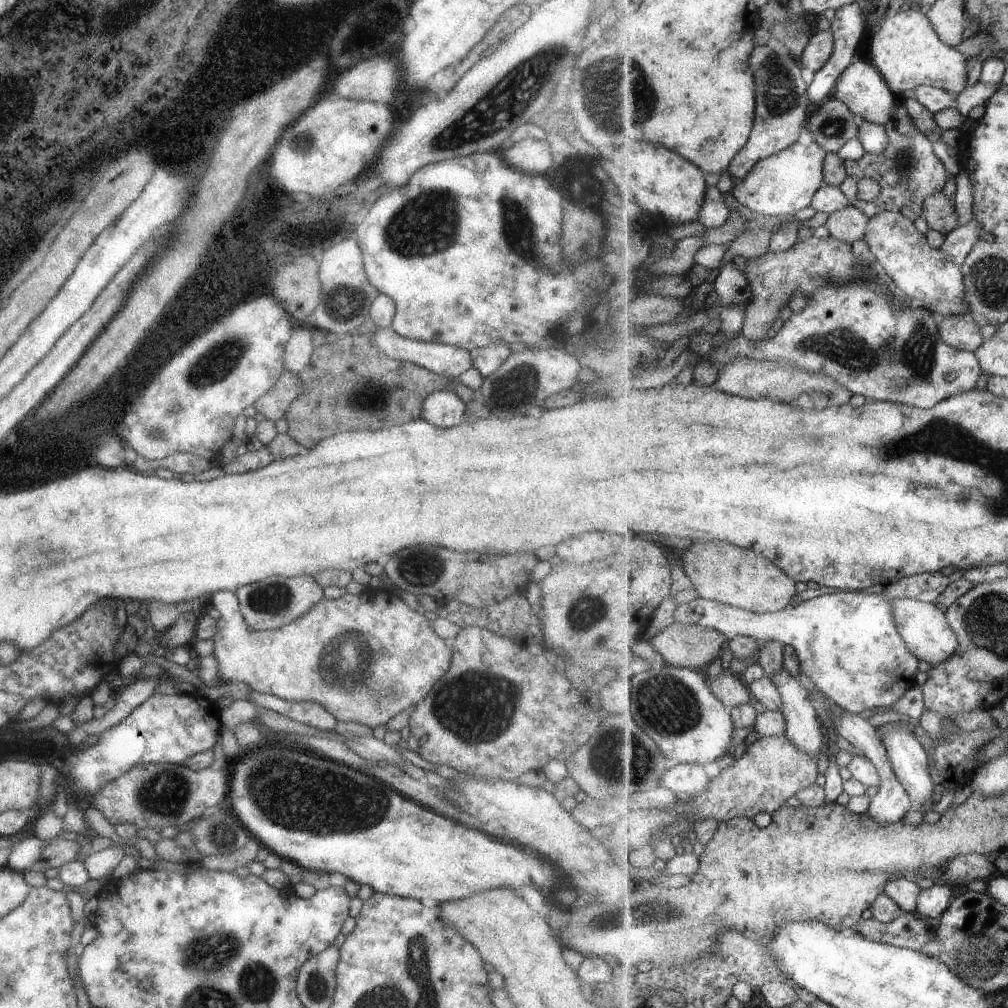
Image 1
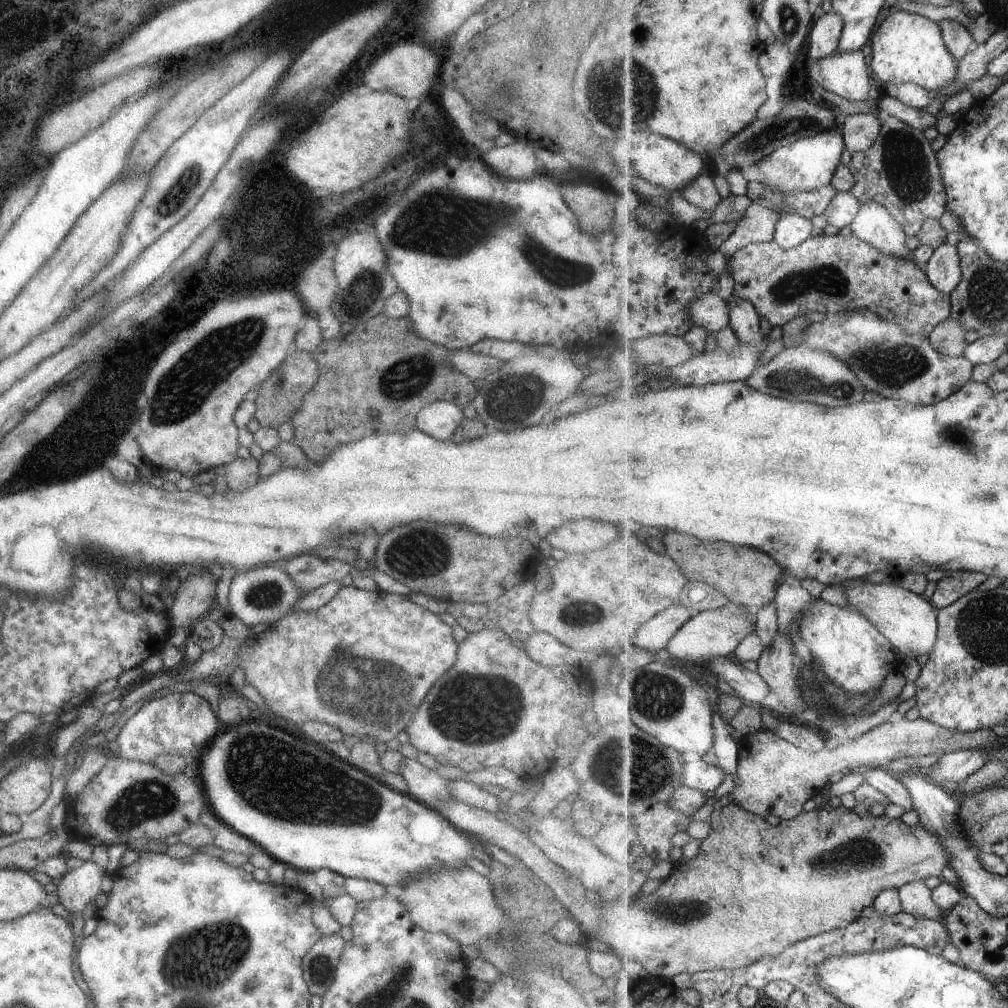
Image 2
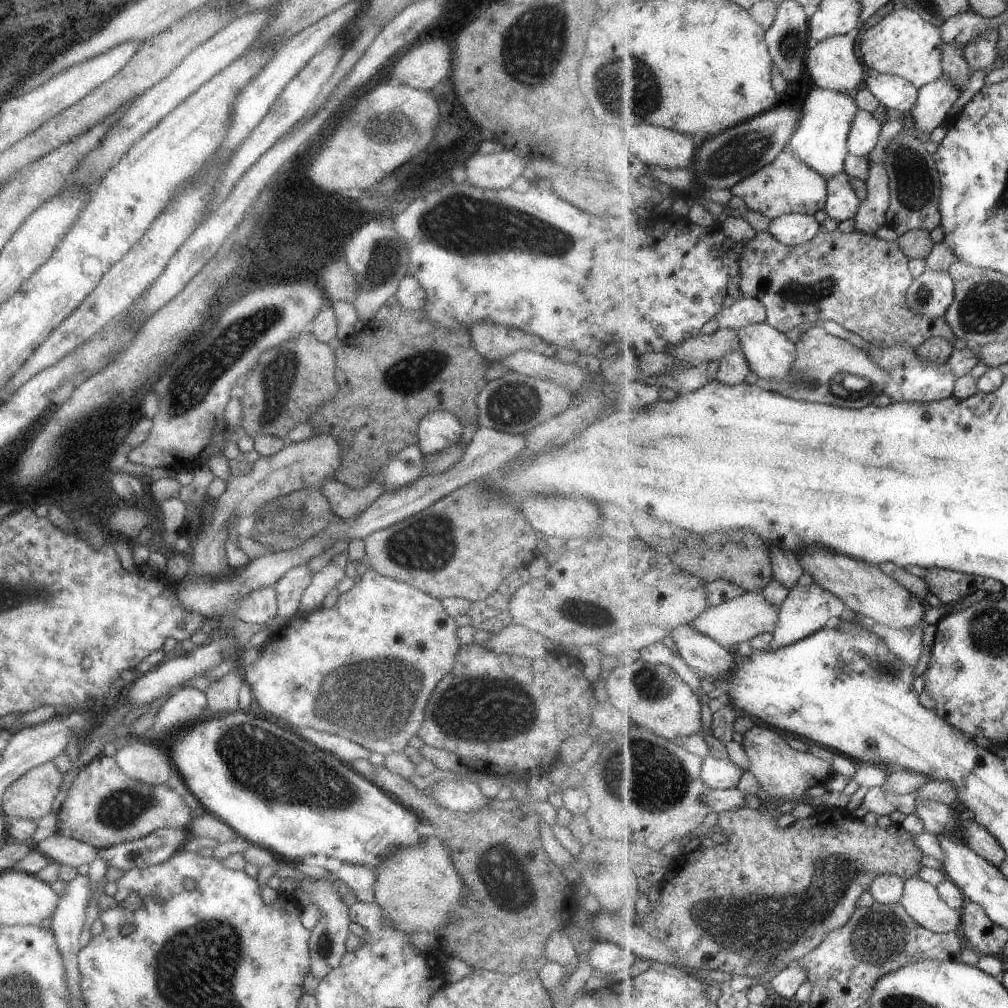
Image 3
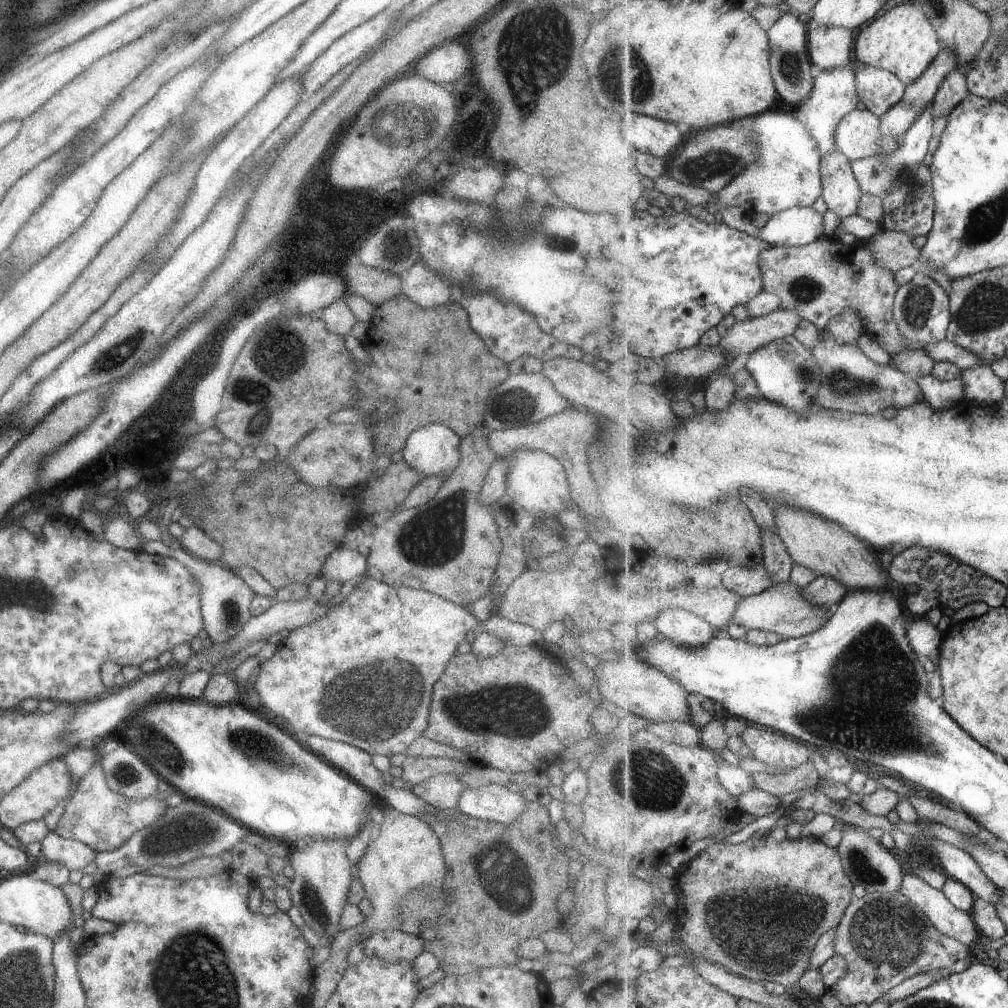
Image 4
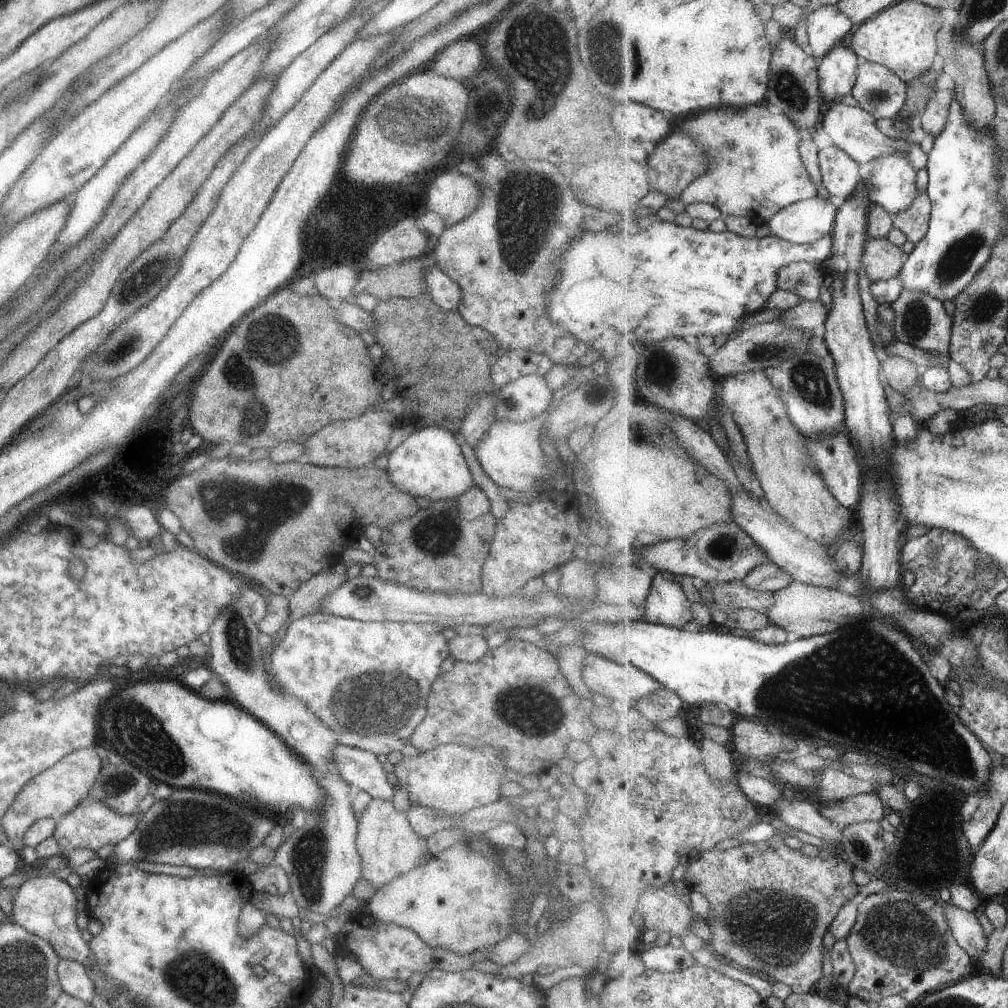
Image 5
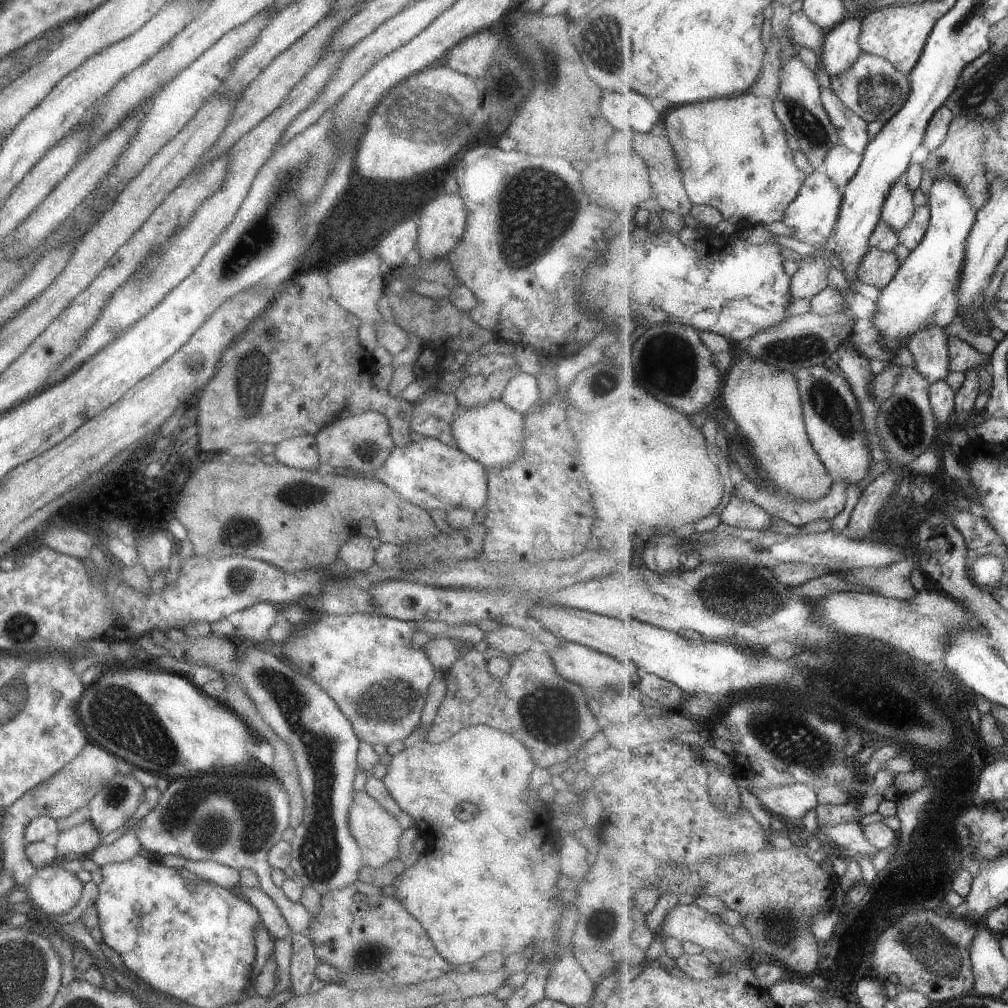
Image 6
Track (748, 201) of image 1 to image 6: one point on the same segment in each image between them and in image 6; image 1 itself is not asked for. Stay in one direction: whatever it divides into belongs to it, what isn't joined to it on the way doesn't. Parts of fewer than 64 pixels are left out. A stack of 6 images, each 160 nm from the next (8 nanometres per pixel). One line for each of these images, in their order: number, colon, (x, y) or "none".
2: (811, 162)
3: (820, 140)
4: (835, 94)
5: (838, 71)
6: (842, 50)

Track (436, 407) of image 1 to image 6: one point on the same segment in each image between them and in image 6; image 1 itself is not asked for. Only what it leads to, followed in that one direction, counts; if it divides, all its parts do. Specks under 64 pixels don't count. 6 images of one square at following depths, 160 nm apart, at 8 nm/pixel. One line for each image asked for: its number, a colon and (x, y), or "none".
2: (438, 419)
3: (437, 430)
4: (432, 450)
5: (428, 463)
6: (429, 474)

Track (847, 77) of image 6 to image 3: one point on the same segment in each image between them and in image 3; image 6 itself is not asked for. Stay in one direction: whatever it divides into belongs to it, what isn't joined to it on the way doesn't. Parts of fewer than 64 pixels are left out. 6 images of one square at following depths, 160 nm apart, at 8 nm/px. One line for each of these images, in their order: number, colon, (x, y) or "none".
3: (891, 91)
4: (879, 89)
5: (879, 90)

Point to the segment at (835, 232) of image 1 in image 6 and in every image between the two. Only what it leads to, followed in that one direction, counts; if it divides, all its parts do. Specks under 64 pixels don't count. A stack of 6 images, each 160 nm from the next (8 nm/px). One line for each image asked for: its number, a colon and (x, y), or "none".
2: (841, 212)
3: (843, 202)
4: (842, 192)
5: (841, 175)
6: (842, 164)

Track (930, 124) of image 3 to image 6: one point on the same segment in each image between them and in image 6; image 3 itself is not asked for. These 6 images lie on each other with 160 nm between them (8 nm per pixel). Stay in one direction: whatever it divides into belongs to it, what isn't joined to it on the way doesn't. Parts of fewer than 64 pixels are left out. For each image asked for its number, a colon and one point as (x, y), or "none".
4: (877, 175)
5: (892, 181)
6: (898, 212)

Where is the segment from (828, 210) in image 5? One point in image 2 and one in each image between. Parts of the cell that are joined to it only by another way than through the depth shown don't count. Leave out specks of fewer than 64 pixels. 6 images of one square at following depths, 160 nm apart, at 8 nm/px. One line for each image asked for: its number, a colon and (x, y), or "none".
2: (792, 229)
3: (794, 229)
4: (799, 226)

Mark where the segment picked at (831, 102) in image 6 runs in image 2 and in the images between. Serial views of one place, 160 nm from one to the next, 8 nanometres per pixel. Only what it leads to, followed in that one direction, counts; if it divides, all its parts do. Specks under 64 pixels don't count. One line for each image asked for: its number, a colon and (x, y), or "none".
2: (861, 131)
3: (865, 133)
4: (859, 135)
5: (852, 128)

